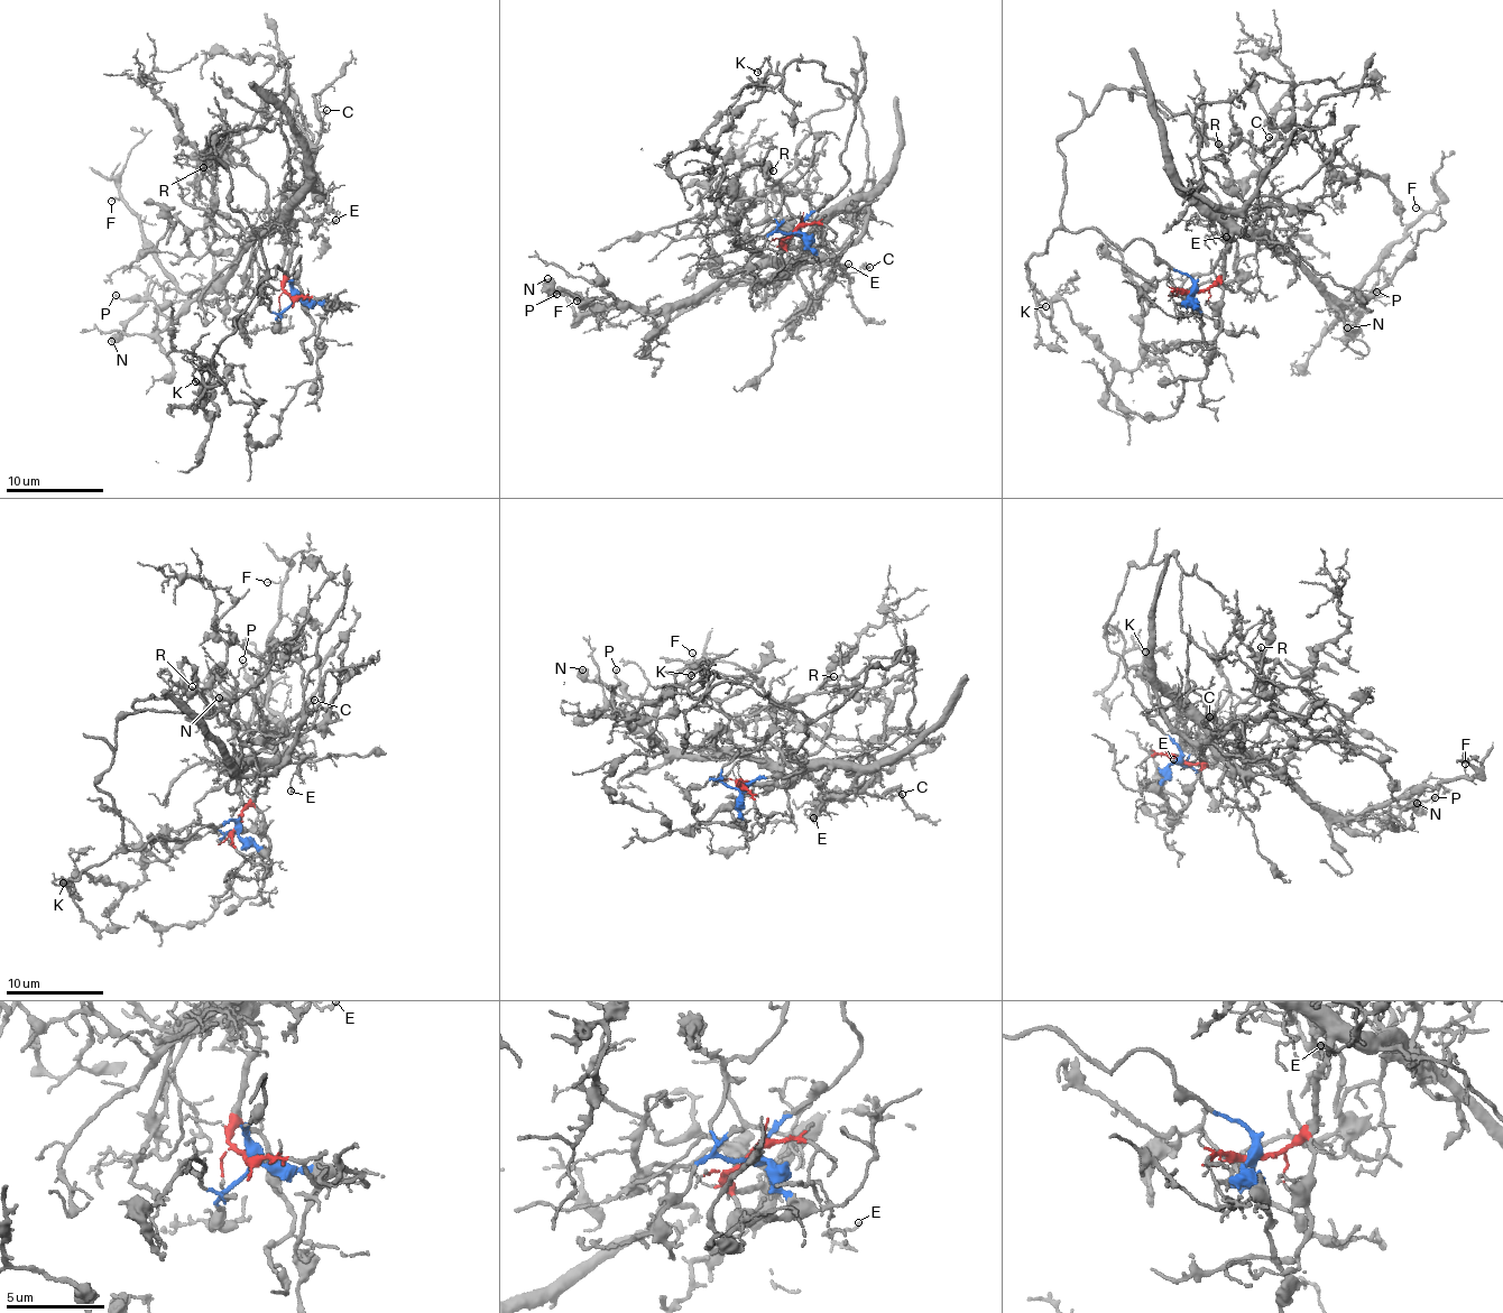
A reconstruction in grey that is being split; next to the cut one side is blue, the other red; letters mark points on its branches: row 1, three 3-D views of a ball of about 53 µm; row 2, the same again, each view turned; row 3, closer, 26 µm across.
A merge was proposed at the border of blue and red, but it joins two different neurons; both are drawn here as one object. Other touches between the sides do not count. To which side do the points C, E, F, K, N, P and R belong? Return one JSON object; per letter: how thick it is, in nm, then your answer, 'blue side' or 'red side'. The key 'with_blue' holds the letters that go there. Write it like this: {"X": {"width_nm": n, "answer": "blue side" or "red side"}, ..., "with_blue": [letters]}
{"C": {"width_nm": 130, "answer": "red side"}, "E": {"width_nm": 160, "answer": "red side"}, "F": {"width_nm": 100, "answer": "red side"}, "K": {"width_nm": 160, "answer": "blue side"}, "N": {"width_nm": 600, "answer": "red side"}, "P": {"width_nm": 90, "answer": "red side"}, "R": {"width_nm": 150, "answer": "blue side"}, "with_blue": ["K", "R"]}

